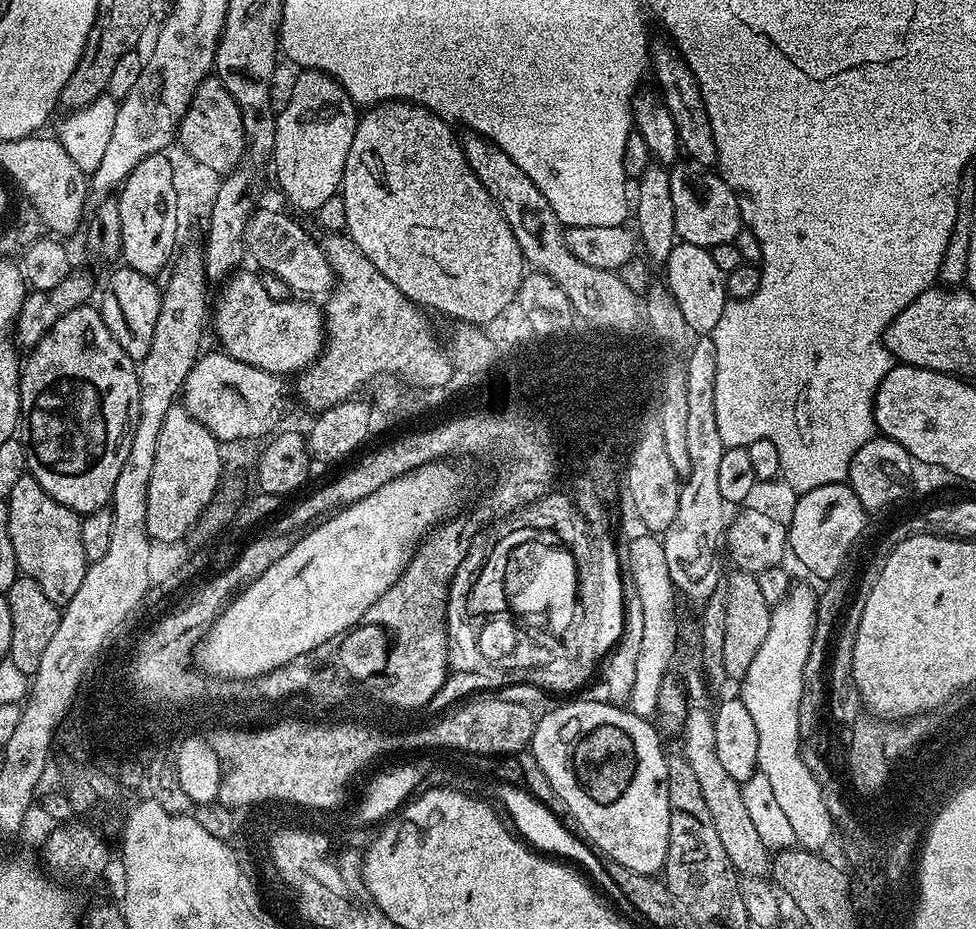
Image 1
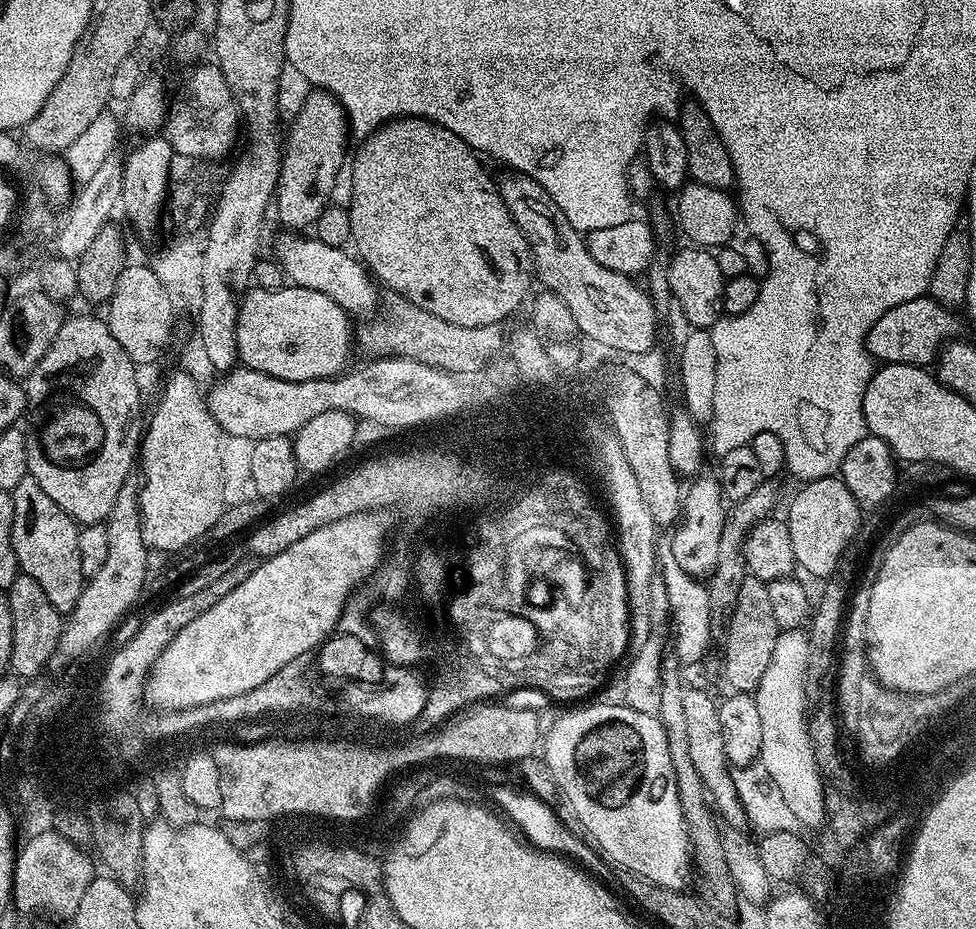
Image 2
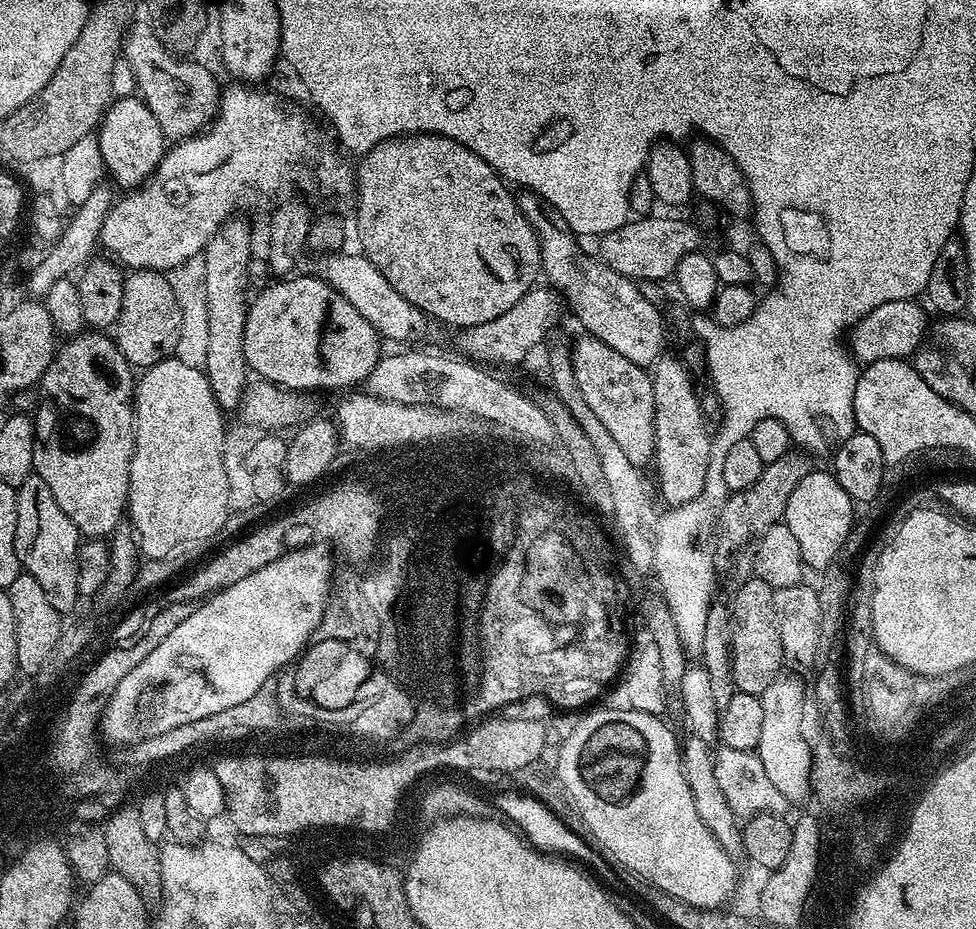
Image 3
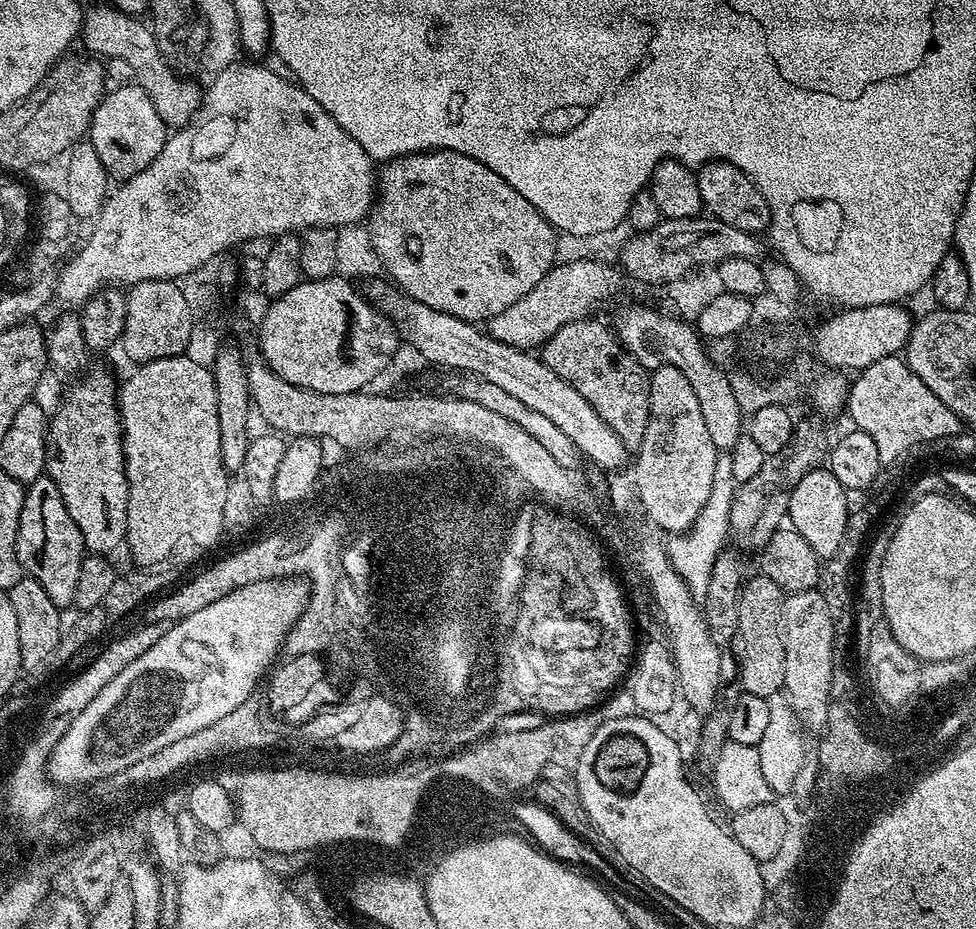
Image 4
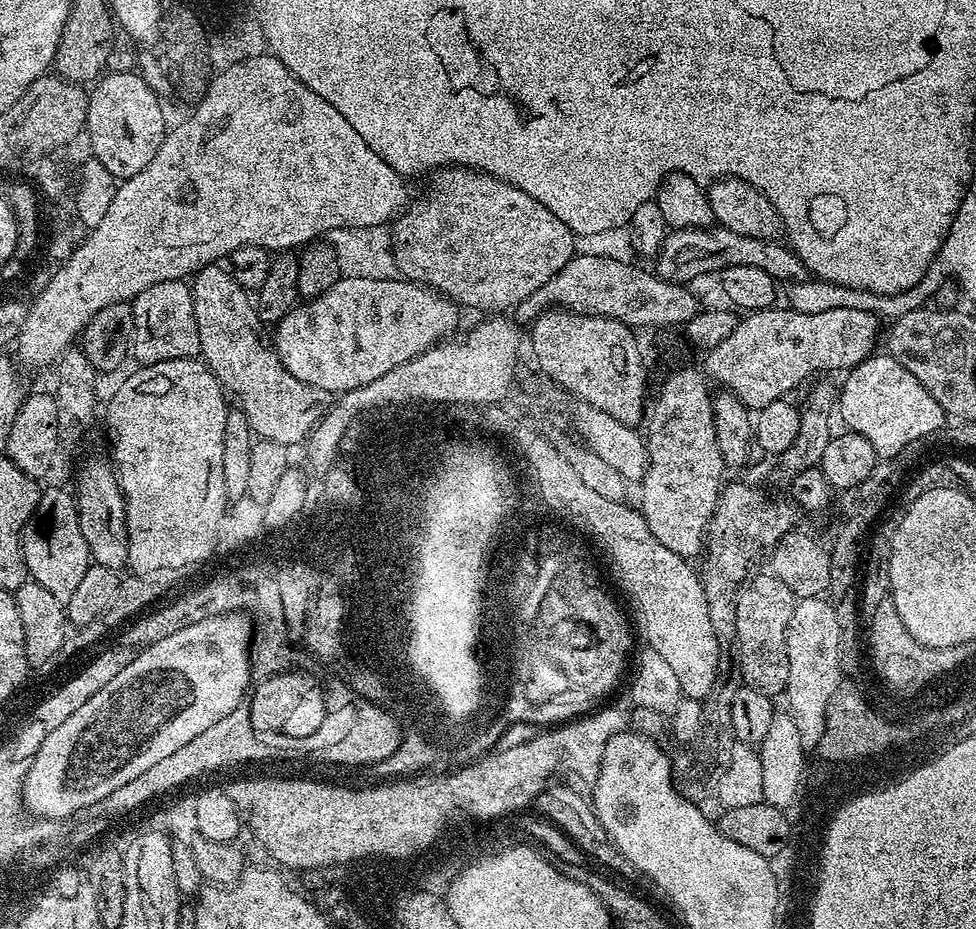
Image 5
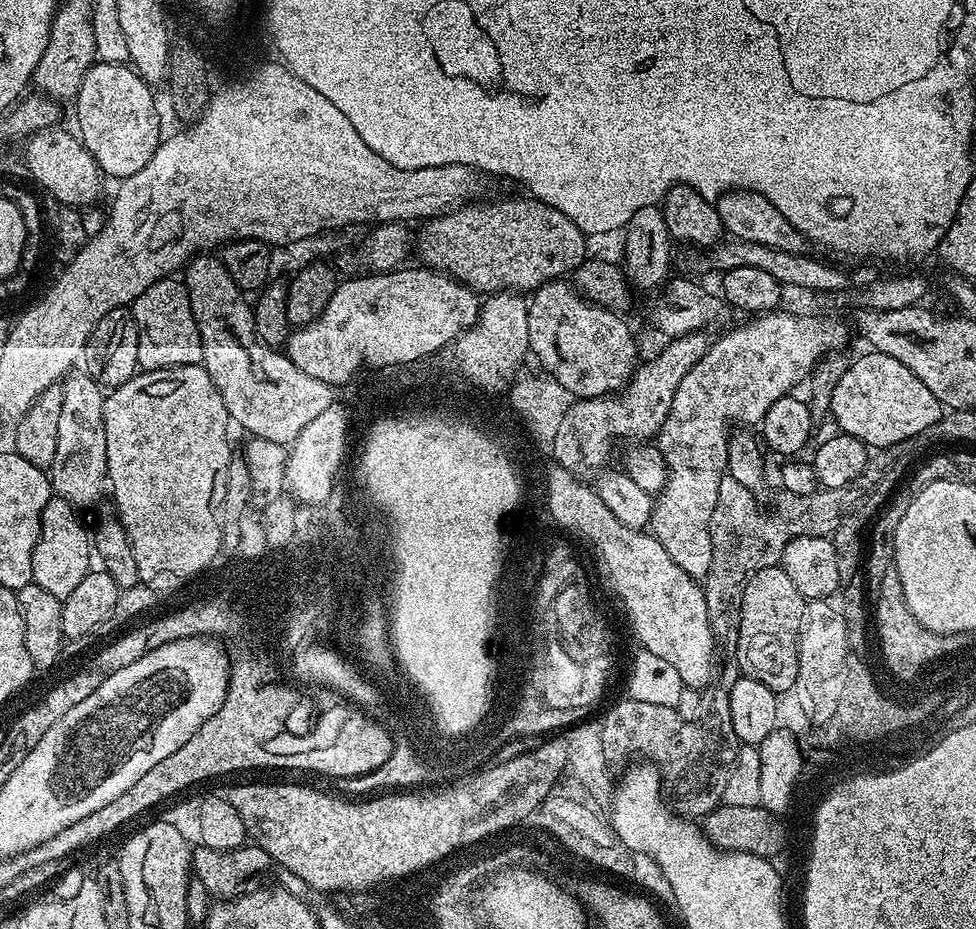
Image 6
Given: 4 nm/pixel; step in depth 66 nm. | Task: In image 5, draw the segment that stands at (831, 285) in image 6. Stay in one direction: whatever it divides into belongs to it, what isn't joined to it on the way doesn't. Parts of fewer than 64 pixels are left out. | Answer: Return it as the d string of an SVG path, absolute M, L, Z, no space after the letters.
M717 225L711 228L680 228L669 231L661 253L655 261L656 274L675 284L688 284L700 274L719 272L730 266L756 266L774 277L777 282L802 282L809 279L808 267L789 245L781 241L747 237Z

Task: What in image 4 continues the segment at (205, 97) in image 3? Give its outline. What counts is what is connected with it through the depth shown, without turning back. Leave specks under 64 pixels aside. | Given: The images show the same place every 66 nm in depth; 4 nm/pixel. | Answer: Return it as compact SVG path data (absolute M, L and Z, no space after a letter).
M111 3L108 4L96 4L89 12L87 9L83 13L82 41L84 40L84 48L88 51L85 53L95 54L100 58L124 58L130 62L133 81L148 95L164 125L172 130L184 127L202 107L202 88L195 84L195 79L185 78L162 62L158 42L145 21L143 24L135 15L121 12Z

